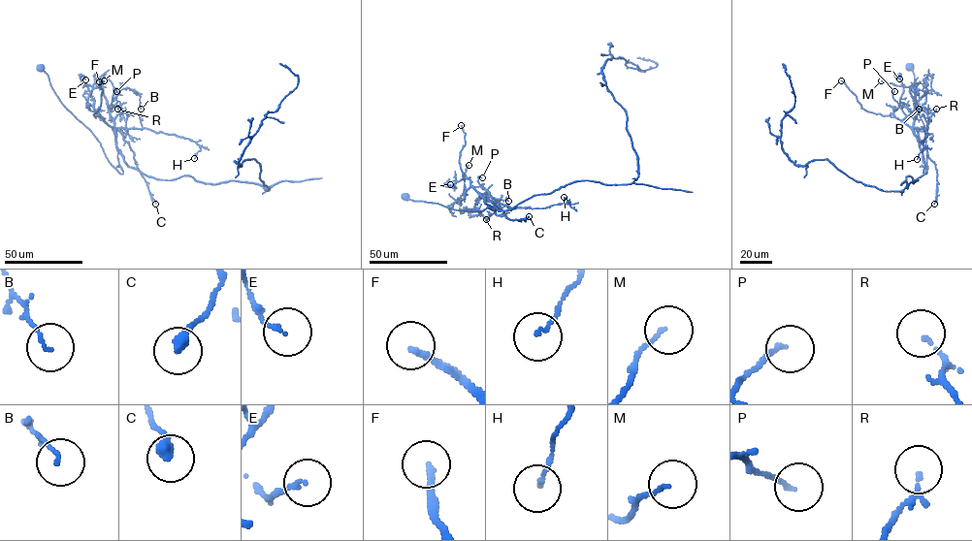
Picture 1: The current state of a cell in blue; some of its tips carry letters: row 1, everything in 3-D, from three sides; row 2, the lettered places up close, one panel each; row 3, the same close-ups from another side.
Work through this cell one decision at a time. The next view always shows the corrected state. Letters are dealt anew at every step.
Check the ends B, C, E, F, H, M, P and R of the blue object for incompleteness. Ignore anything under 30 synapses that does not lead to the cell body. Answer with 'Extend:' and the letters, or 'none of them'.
Extend: F

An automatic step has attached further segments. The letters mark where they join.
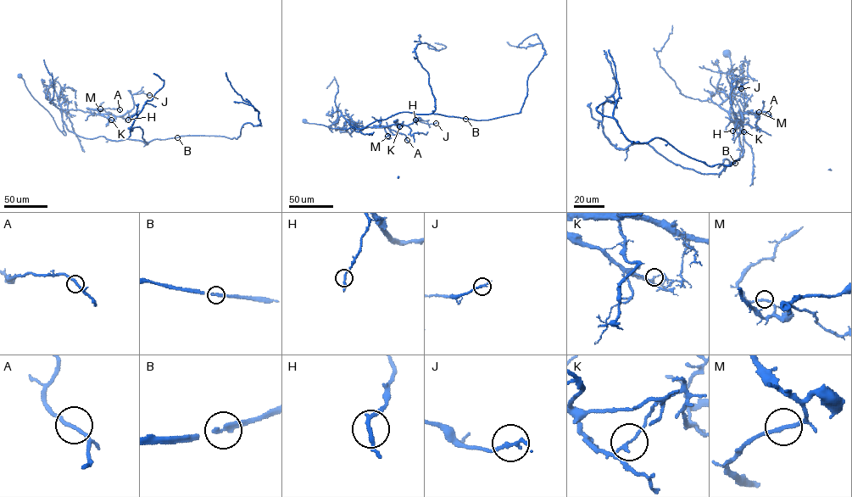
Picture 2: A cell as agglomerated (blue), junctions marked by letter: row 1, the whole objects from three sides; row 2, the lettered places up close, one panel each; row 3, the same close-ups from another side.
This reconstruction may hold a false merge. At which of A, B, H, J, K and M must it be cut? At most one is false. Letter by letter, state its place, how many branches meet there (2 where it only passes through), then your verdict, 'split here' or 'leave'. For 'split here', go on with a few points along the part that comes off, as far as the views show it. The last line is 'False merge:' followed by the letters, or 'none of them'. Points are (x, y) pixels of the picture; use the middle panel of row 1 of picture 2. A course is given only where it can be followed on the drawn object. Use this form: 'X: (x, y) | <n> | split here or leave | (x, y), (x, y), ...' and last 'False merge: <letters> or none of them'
A: (407, 140) | 2 | leave
B: (465, 119) | 2 | leave
H: (415, 120) | 2 | leave
J: (436, 123) | 2 | leave
K: (399, 126) | 2 | split here | (399, 126), (406, 125), (411, 129), (414, 142), (398, 178)
M: (387, 136) | 2 | leave
False merge: K

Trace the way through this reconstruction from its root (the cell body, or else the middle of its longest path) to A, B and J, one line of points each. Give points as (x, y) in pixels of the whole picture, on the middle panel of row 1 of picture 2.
A: (304, 120), (342, 129), (354, 129), (348, 121), (365, 127), (385, 126), (404, 134), (407, 140)
B: (304, 120), (343, 129), (354, 129), (351, 125), (363, 128), (376, 120), (403, 112), (465, 119)
J: (304, 120), (342, 129), (354, 129), (348, 121), (365, 127), (408, 125), (419, 117), (422, 122), (436, 123)

